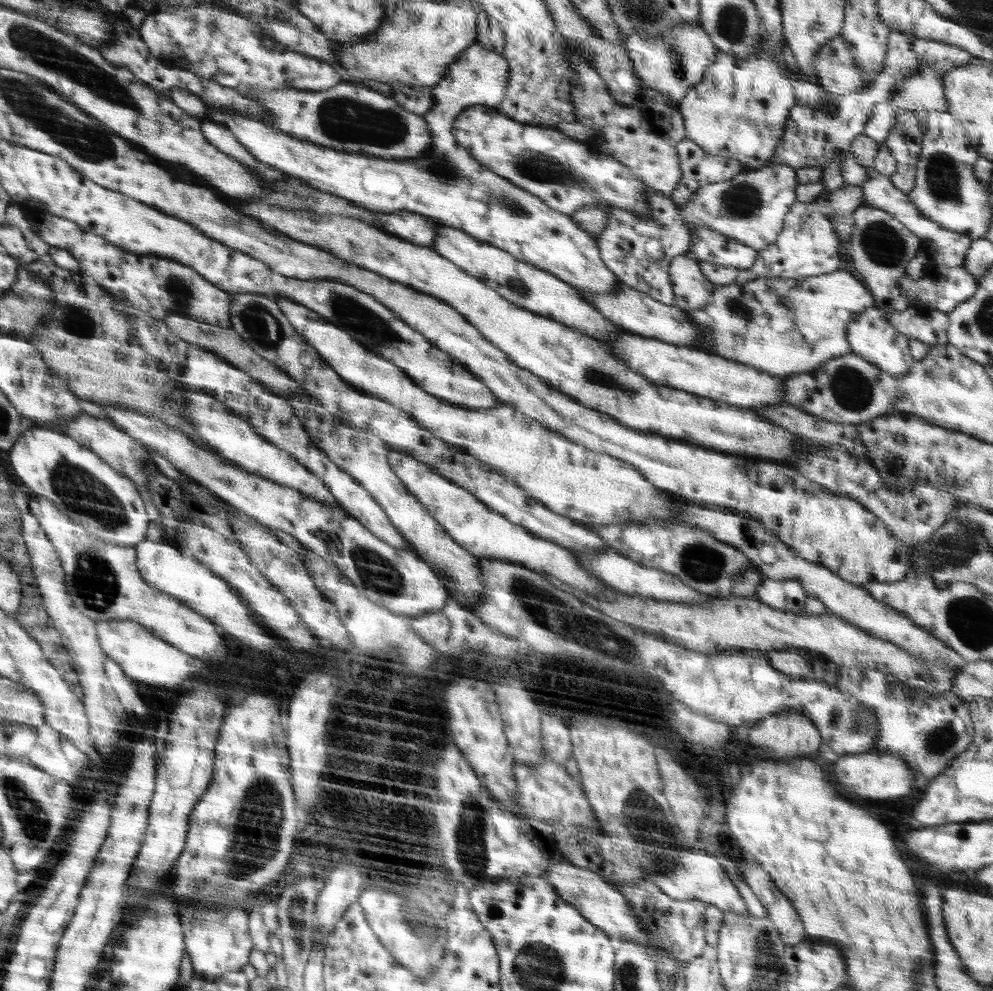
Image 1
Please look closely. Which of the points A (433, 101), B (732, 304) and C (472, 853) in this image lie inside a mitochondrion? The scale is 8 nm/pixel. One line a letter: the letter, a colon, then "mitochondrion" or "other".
A: other
B: mitochondrion
C: mitochondrion

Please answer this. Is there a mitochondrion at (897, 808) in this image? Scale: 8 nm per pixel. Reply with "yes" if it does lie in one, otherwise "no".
no

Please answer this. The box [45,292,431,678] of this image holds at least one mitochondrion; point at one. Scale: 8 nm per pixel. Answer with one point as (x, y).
(80, 490)

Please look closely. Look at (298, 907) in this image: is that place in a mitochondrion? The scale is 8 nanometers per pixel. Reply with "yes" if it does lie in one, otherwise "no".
yes

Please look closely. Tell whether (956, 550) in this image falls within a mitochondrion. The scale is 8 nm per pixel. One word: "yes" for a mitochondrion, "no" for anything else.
yes

